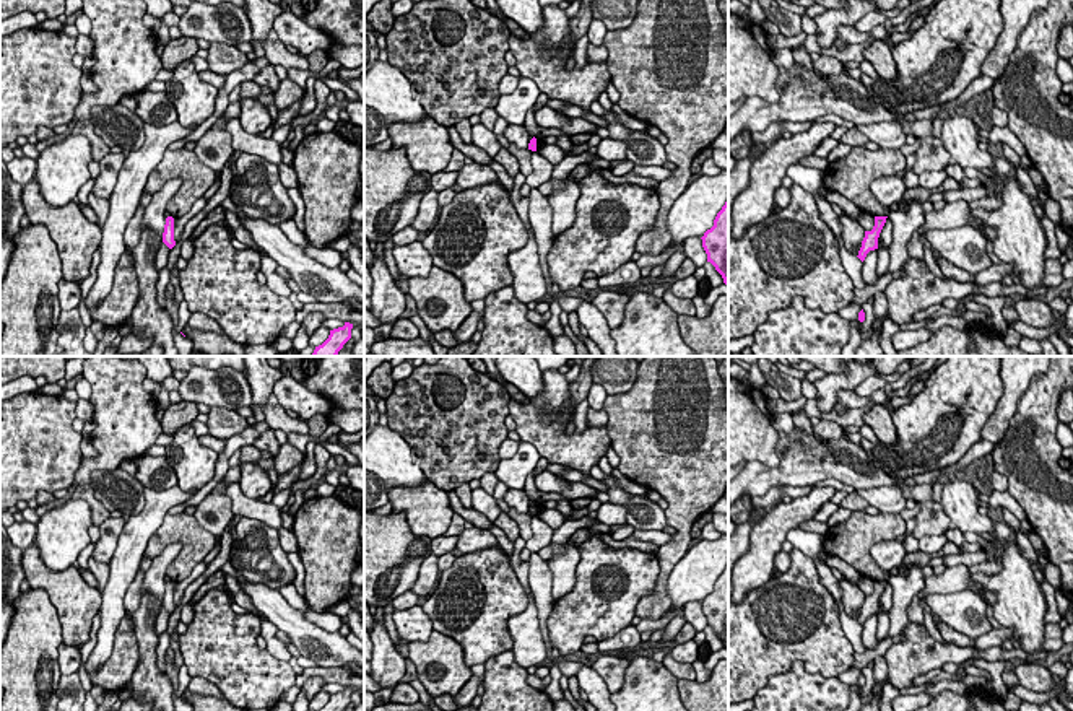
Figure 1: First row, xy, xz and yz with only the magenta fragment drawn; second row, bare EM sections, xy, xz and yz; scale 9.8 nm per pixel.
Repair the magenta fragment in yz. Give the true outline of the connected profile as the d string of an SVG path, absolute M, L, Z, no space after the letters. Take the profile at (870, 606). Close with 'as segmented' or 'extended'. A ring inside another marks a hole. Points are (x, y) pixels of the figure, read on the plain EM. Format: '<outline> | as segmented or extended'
M875 581L875 591L871 595L865 595L865 602L862 605L862 612L858 615L858 623L863 626L870 615L878 613L878 602L886 587L888 581Z | as segmented

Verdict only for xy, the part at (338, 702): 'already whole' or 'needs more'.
already whole

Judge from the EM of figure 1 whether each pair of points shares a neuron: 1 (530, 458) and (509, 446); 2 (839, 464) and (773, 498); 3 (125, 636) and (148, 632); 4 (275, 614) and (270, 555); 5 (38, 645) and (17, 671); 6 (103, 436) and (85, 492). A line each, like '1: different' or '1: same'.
1: different
2: different
3: different
4: different
5: same
6: different

